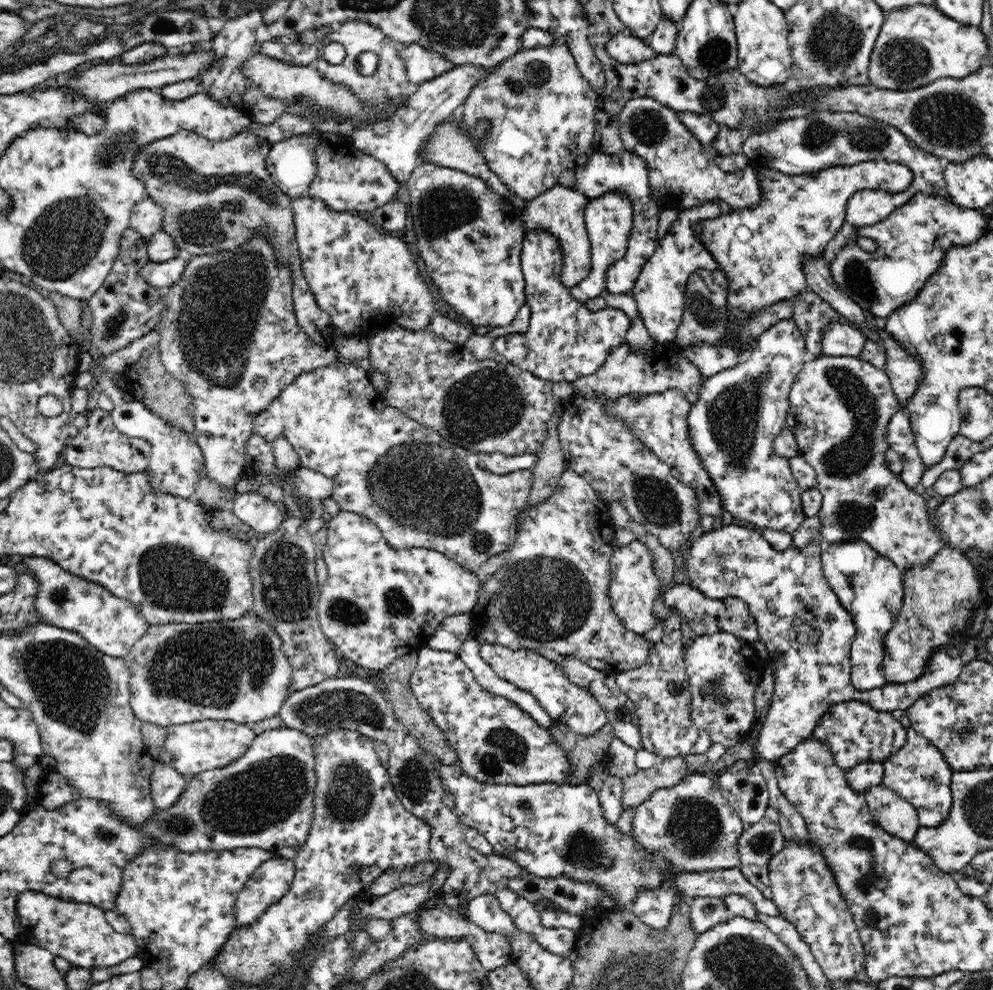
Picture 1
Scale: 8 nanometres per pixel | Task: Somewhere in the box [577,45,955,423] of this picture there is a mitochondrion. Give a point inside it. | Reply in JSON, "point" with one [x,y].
{"point":[870,138]}

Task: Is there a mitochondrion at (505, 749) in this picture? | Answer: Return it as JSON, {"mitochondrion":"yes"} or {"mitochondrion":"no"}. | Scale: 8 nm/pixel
{"mitochondrion":"yes"}

